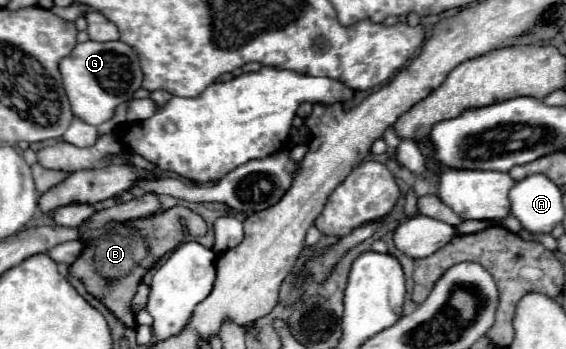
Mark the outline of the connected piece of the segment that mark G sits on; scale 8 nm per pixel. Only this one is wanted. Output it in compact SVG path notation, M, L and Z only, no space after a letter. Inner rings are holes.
M84 42L76 44L70 56L60 62L62 82L70 100L74 116L80 120L100 126L110 120L116 106L128 102L134 92L142 86L142 70L136 52L124 42Z

